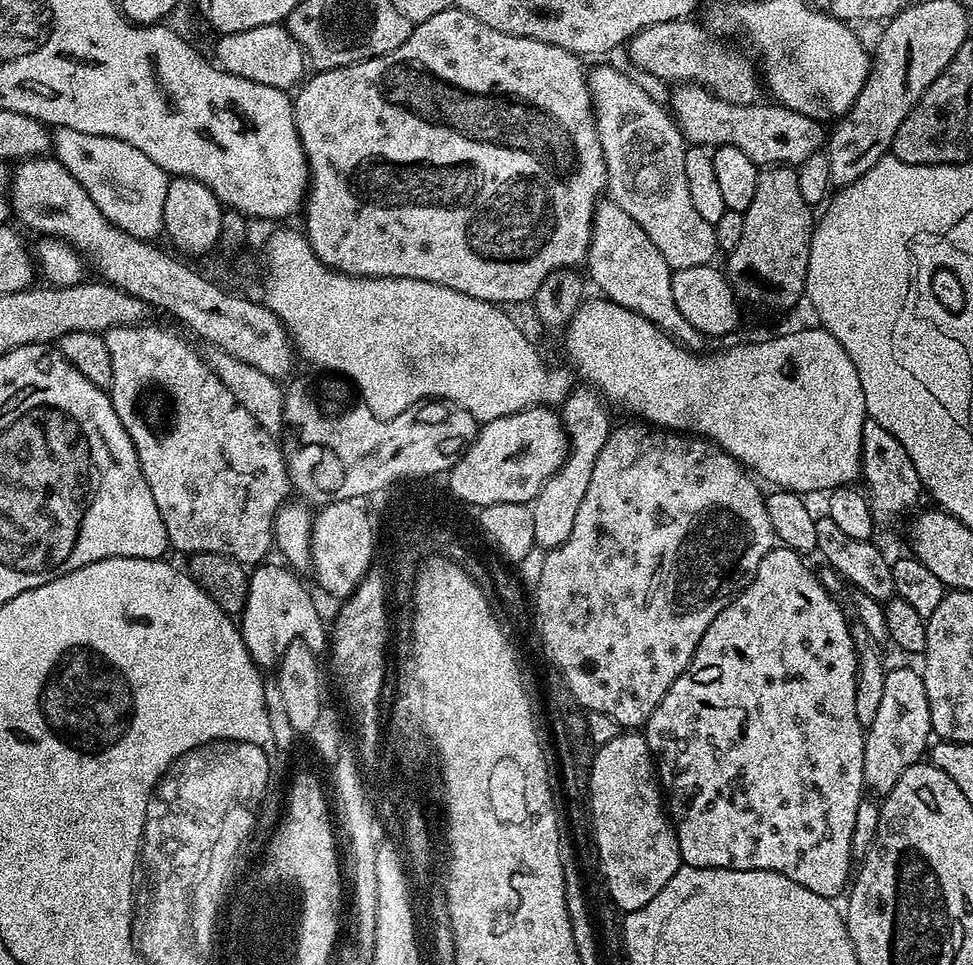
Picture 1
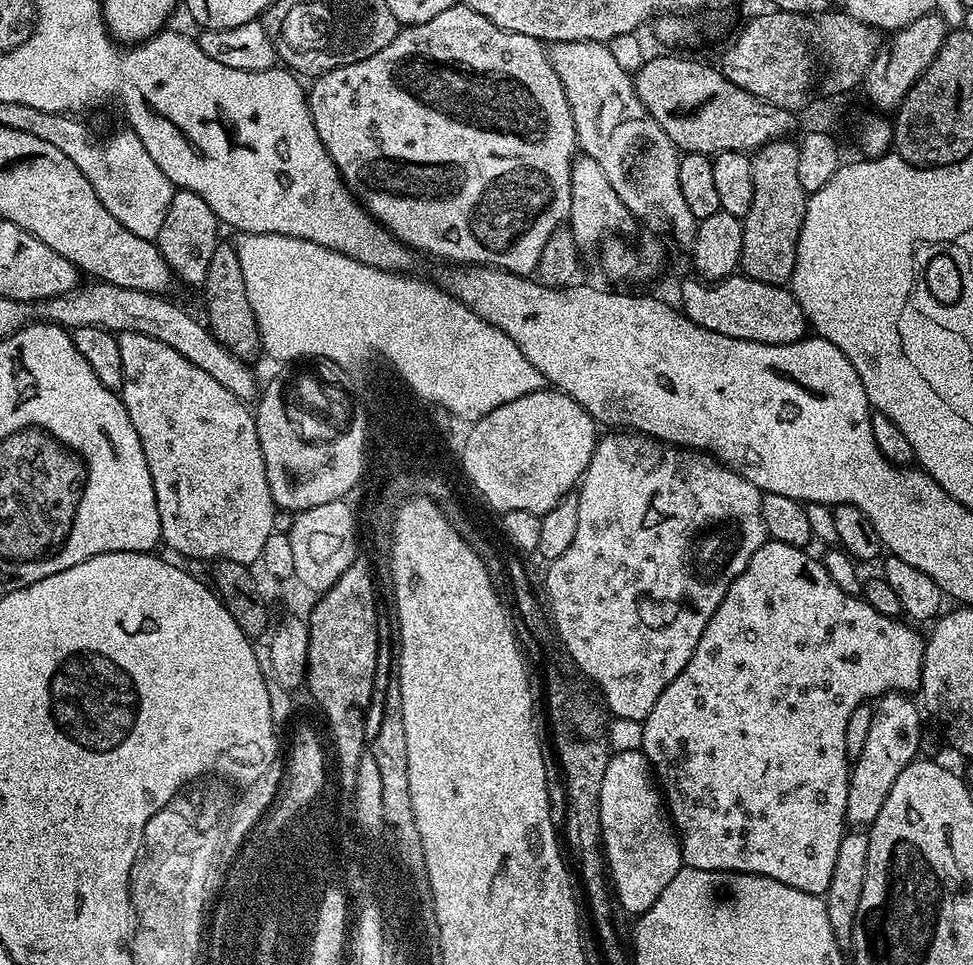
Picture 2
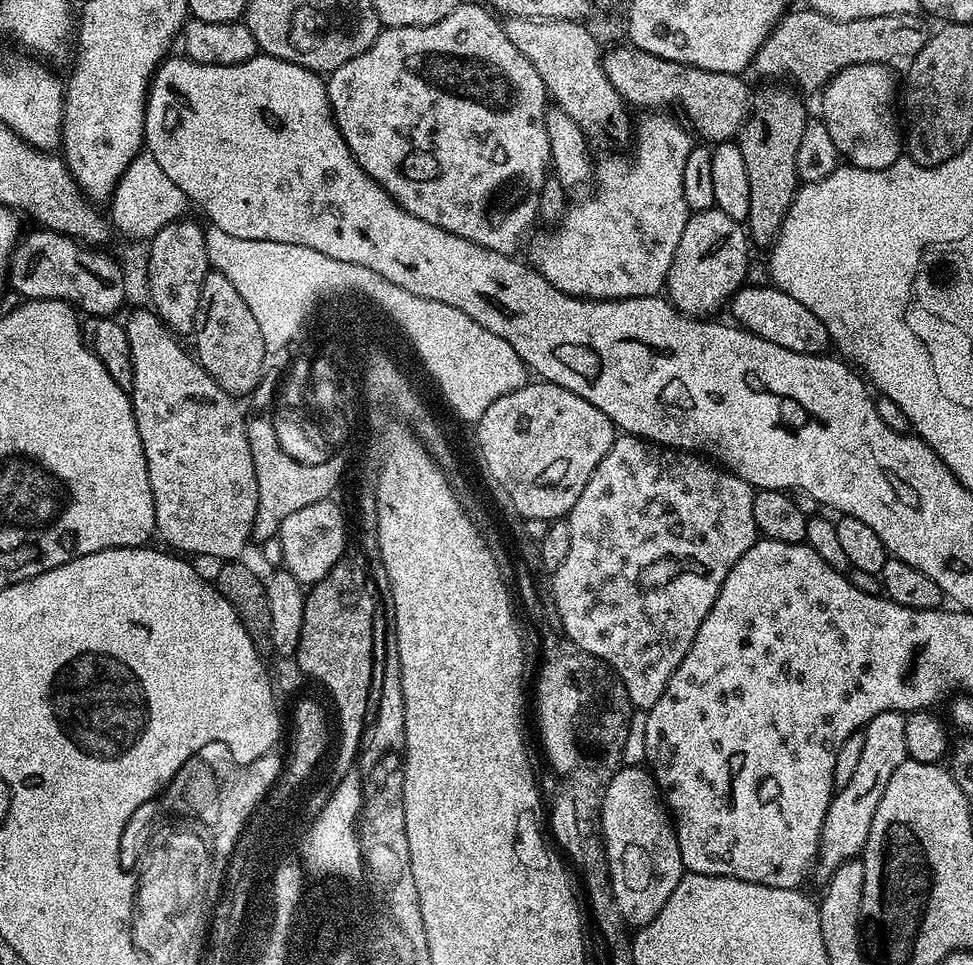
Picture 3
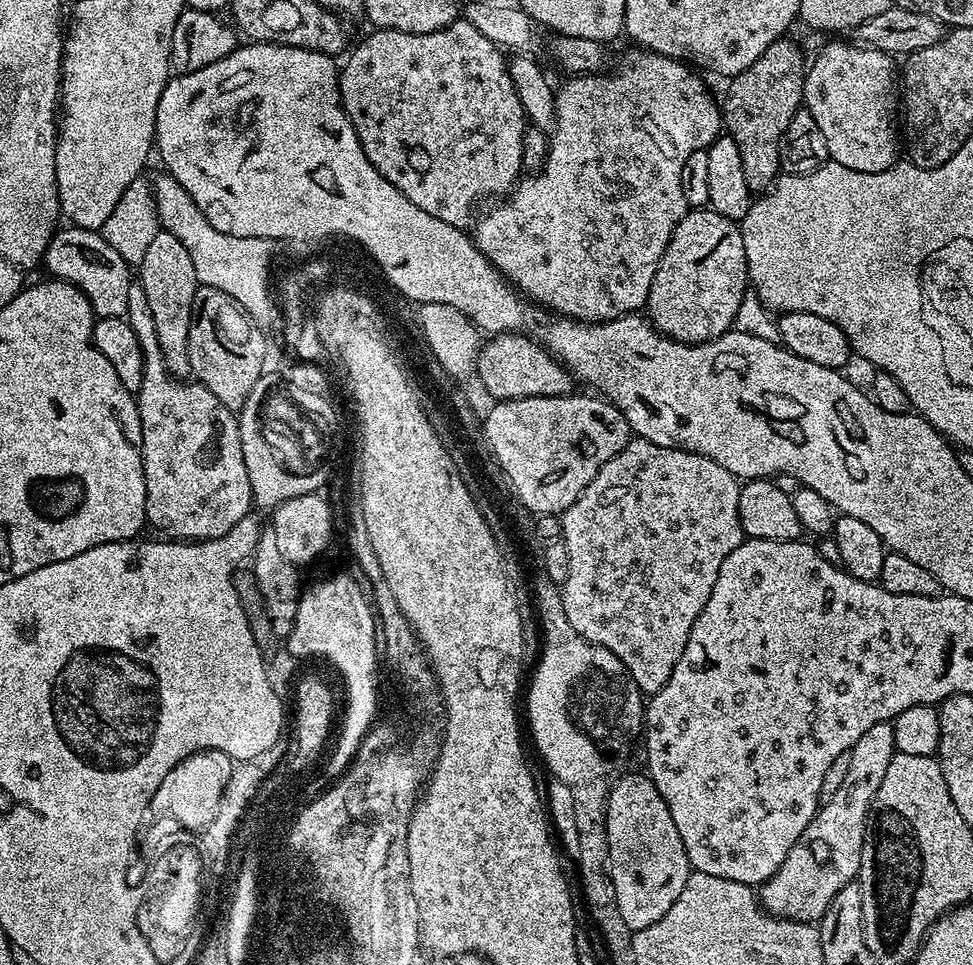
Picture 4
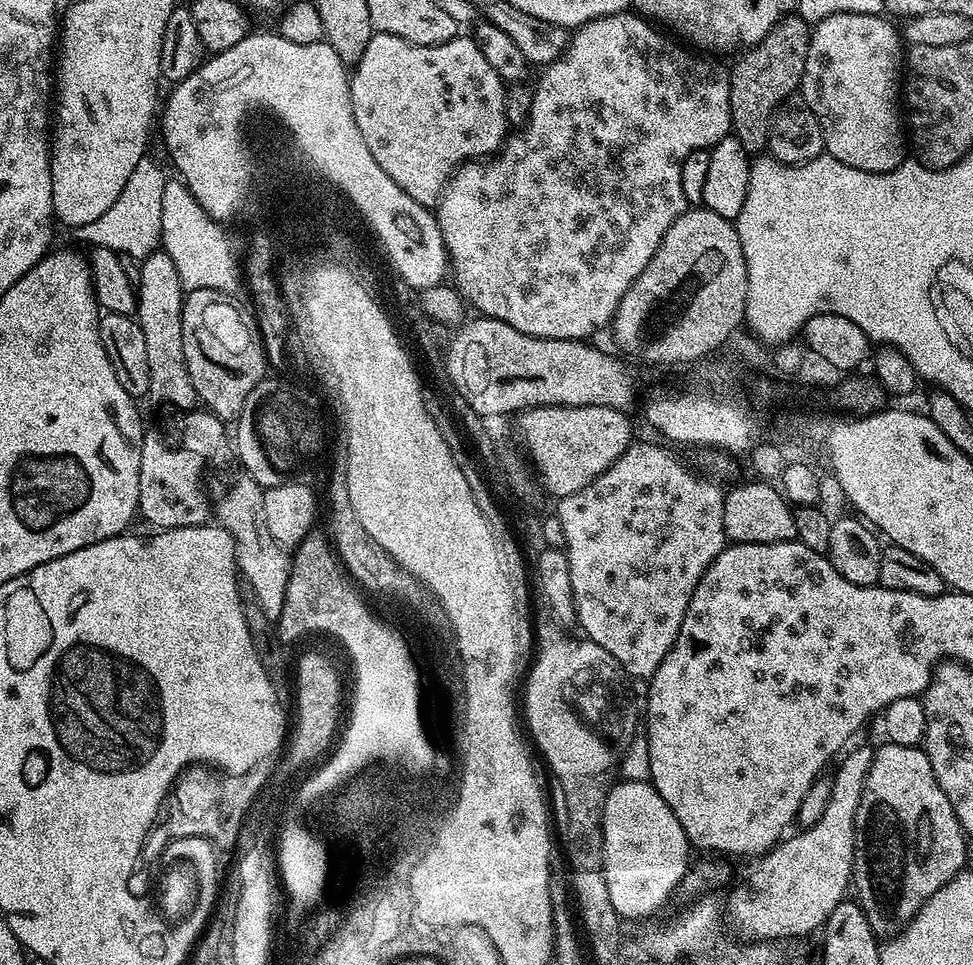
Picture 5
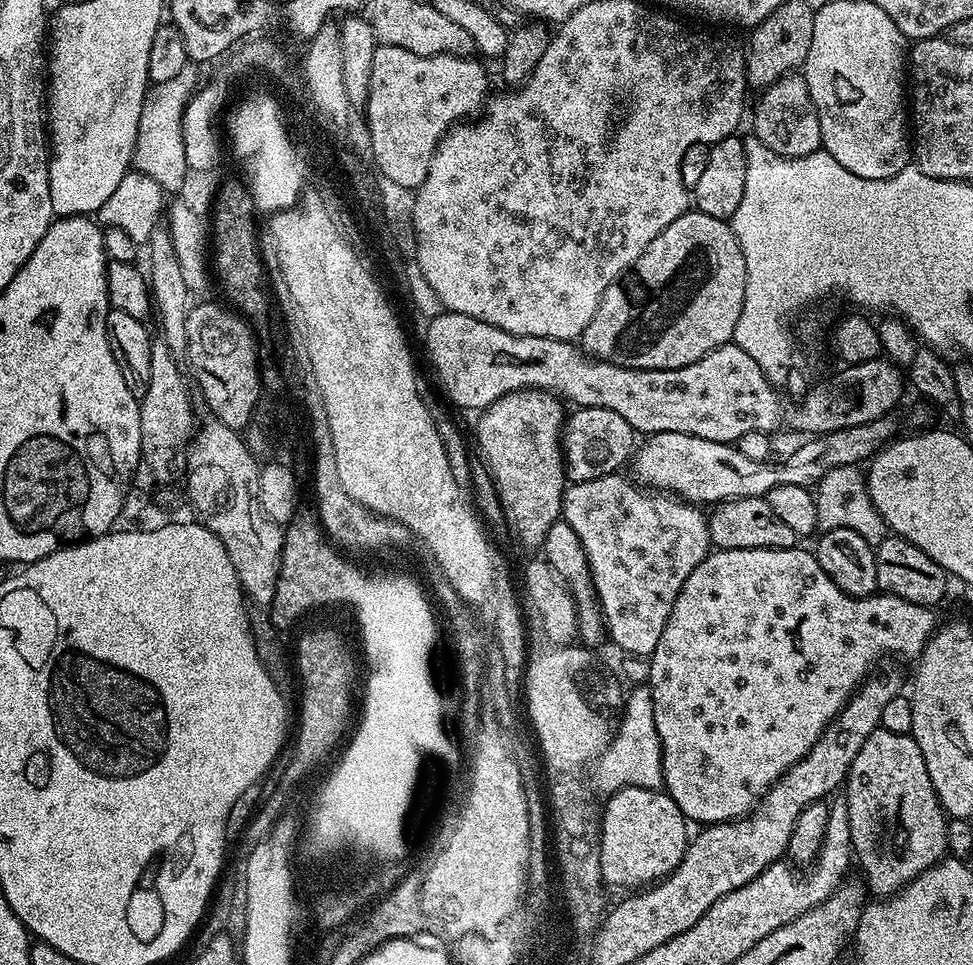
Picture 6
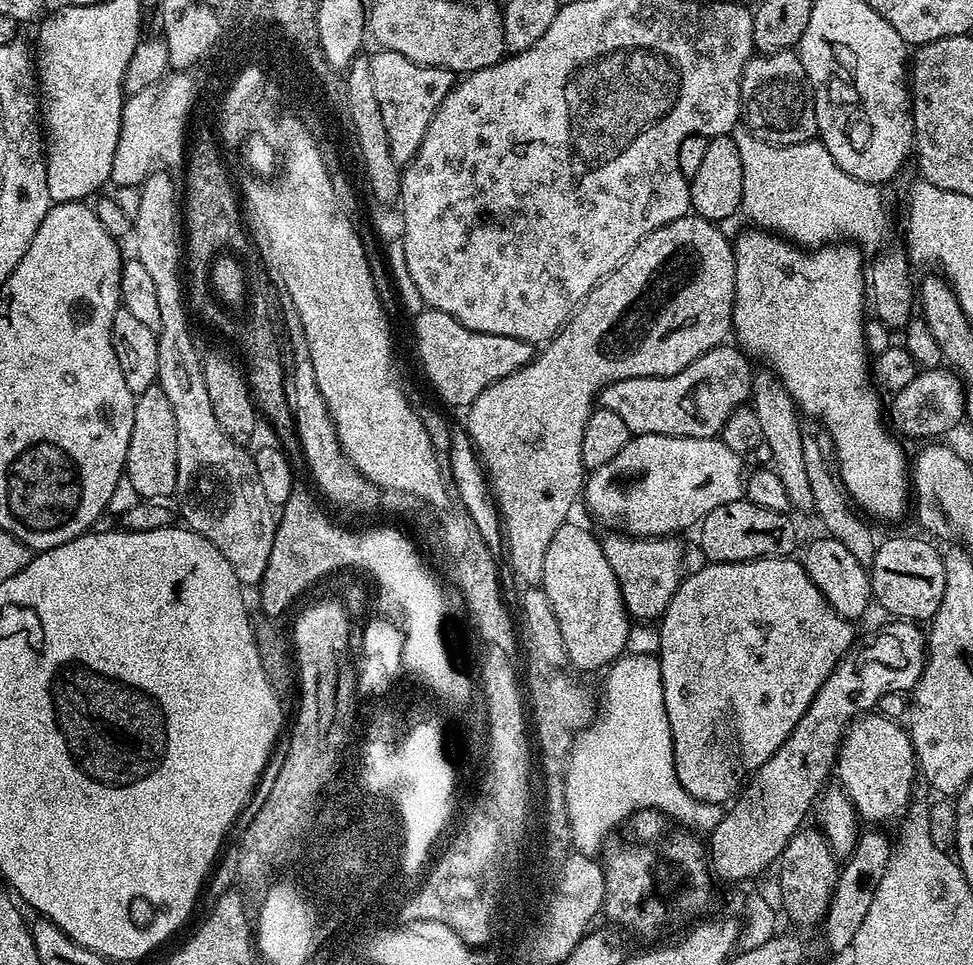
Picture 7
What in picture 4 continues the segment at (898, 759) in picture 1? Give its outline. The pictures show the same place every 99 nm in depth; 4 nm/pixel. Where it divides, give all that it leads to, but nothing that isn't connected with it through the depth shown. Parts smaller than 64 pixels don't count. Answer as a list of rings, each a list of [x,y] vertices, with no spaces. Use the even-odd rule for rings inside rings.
[[[891,723],[870,726],[870,730],[854,742],[848,752],[850,770],[842,786],[838,786],[838,794],[834,794],[830,802],[821,804],[810,826],[802,830],[802,838],[798,838],[790,854],[786,854],[786,862],[778,866],[769,880],[759,885],[758,899],[771,916],[803,924],[819,922],[830,902],[834,902],[834,894],[859,877],[868,812],[872,809],[874,794],[878,794],[878,786],[882,786],[882,777],[890,767],[890,758],[896,753]]]

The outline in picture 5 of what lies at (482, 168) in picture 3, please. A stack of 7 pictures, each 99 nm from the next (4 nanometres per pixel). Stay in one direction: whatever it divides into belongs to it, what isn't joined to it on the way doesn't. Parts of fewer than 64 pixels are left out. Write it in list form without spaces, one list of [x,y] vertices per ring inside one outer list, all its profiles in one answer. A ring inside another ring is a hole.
[[[376,32],[370,38],[370,42],[366,42],[366,50],[362,50],[360,61],[351,69],[348,89],[354,110],[354,122],[358,122],[358,134],[362,134],[362,142],[366,142],[370,154],[374,154],[374,162],[378,162],[378,166],[382,166],[382,170],[386,170],[386,174],[390,174],[390,178],[394,178],[394,182],[398,182],[398,186],[402,186],[402,190],[406,190],[406,194],[414,198],[414,202],[425,206],[435,205],[439,201],[440,195],[444,193],[444,187],[448,185],[448,180],[461,164],[499,153],[510,132],[510,125],[504,113],[505,81],[500,79],[494,66],[486,62],[486,57],[482,55],[482,50],[478,50],[475,39],[471,35],[457,34],[452,40],[441,44],[422,46],[406,42],[394,34]]]

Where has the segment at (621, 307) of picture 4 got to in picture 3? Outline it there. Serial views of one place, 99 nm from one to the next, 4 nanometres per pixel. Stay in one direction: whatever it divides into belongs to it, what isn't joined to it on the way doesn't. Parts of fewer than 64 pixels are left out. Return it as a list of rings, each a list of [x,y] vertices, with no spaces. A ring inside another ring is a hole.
[[[652,110],[641,116],[644,117],[634,124],[636,149],[632,152],[632,160],[624,156],[597,159],[594,164],[596,197],[580,200],[577,204],[569,203],[559,224],[546,230],[550,232],[531,237],[532,267],[550,282],[550,286],[566,294],[584,296],[587,300],[621,300],[654,296],[667,285],[674,250],[678,250],[678,242],[682,242],[682,230],[686,230],[690,215],[686,194],[682,194],[682,174],[686,170],[686,158],[690,158],[690,150],[694,147],[694,136],[667,111]]]

